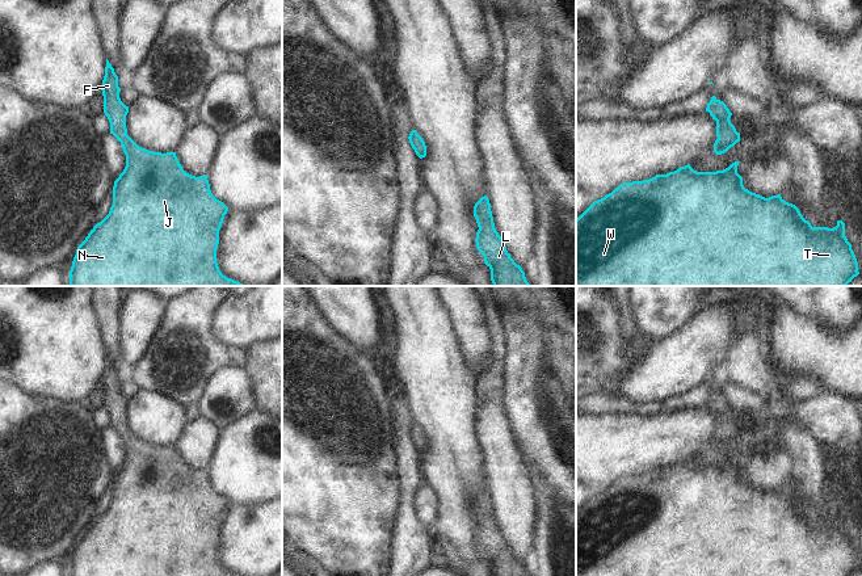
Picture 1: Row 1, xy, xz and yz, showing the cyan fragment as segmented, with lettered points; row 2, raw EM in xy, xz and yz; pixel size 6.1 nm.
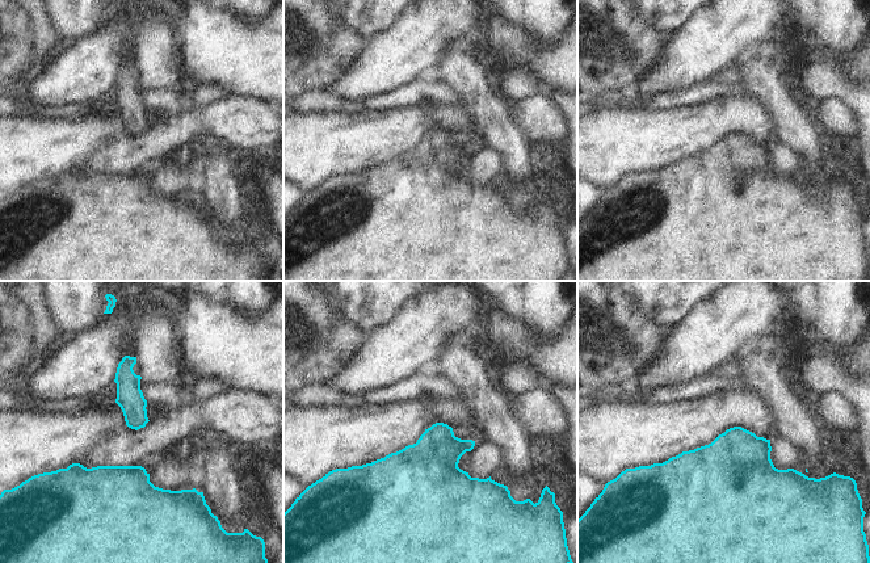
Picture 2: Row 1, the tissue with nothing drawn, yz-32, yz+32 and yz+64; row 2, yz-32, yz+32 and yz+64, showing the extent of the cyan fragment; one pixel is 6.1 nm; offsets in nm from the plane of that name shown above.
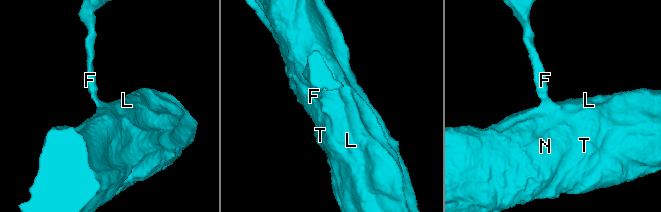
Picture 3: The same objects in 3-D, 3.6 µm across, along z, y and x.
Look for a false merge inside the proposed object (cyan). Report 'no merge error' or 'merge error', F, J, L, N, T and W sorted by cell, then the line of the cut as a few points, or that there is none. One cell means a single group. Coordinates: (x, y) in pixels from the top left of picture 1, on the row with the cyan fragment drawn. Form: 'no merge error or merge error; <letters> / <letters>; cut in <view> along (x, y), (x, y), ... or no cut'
no merge error; F J L N T W; no cut

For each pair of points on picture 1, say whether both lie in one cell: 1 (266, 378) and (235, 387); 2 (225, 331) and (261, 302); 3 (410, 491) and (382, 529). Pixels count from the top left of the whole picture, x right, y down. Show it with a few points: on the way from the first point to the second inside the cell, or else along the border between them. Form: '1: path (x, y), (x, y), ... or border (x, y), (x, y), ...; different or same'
1: border (243, 368), (249, 381), (255, 410); different
2: path (234, 324), (243, 320), (252, 311); same
3: border (398, 475), (400, 486), (399, 508), (391, 537); different

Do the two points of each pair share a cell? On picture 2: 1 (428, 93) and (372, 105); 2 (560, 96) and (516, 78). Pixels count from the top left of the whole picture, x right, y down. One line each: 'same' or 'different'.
1: same
2: same

